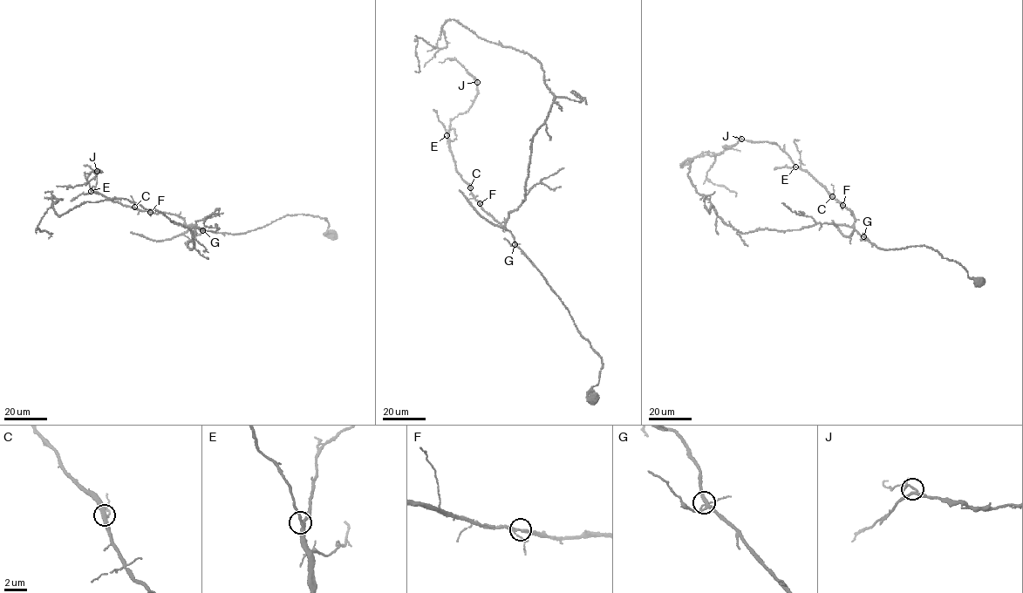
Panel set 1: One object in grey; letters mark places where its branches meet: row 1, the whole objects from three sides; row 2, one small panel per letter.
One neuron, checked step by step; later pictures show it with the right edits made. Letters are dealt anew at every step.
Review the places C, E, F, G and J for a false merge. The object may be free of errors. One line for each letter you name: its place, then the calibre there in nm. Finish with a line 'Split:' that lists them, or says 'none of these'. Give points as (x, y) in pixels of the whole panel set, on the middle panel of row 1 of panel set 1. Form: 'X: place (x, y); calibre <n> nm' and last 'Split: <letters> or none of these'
Split: none of these

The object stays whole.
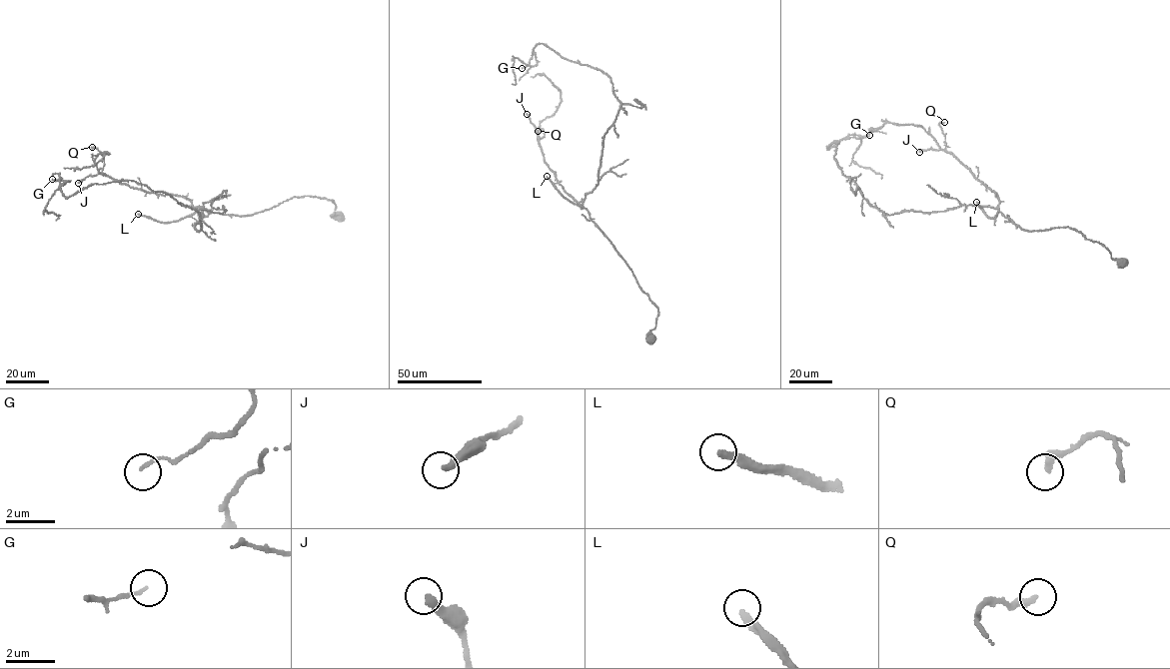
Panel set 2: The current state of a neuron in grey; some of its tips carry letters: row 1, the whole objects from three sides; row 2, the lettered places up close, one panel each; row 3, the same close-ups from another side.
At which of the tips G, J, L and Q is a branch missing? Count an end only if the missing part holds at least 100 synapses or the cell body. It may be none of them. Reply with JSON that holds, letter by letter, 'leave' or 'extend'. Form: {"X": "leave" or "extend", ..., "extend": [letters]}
{"G": "leave", "J": "leave", "L": "extend", "Q": "leave", "extend": ["L"]}

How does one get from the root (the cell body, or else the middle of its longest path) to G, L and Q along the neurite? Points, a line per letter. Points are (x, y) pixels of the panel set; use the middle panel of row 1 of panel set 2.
G: (649, 339), (657, 309), (583, 206), (597, 184), (603, 136), (621, 105), (610, 79), (542, 43), (522, 68)
L: (649, 339), (649, 332), (654, 328), (658, 315), (657, 308), (587, 211), (564, 198), (547, 176)
Q: (649, 339), (657, 309), (587, 211), (560, 184), (545, 161), (539, 142), (545, 134), (542, 129), (538, 131)

